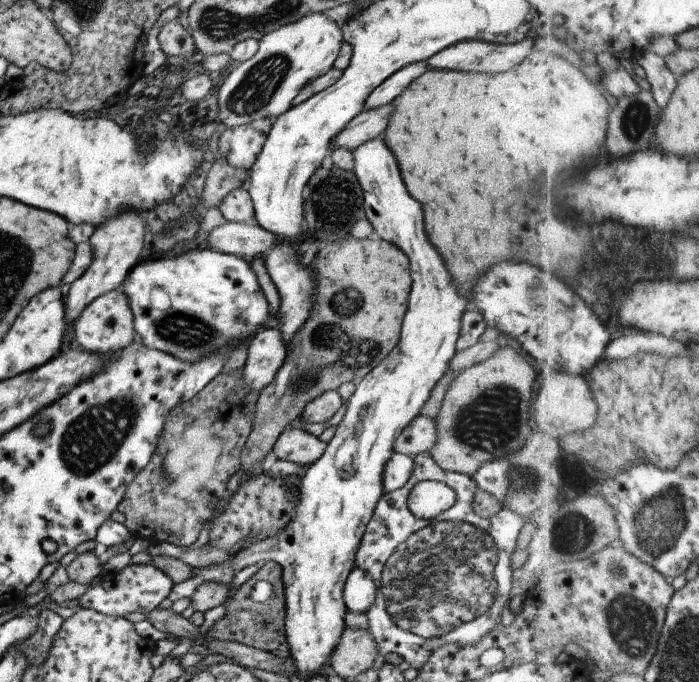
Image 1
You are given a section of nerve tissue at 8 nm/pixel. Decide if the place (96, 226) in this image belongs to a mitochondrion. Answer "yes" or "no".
no

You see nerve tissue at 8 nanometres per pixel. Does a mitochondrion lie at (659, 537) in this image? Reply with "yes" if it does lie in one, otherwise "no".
yes

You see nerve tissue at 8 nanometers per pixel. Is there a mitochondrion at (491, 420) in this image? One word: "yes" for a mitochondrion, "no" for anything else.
yes

